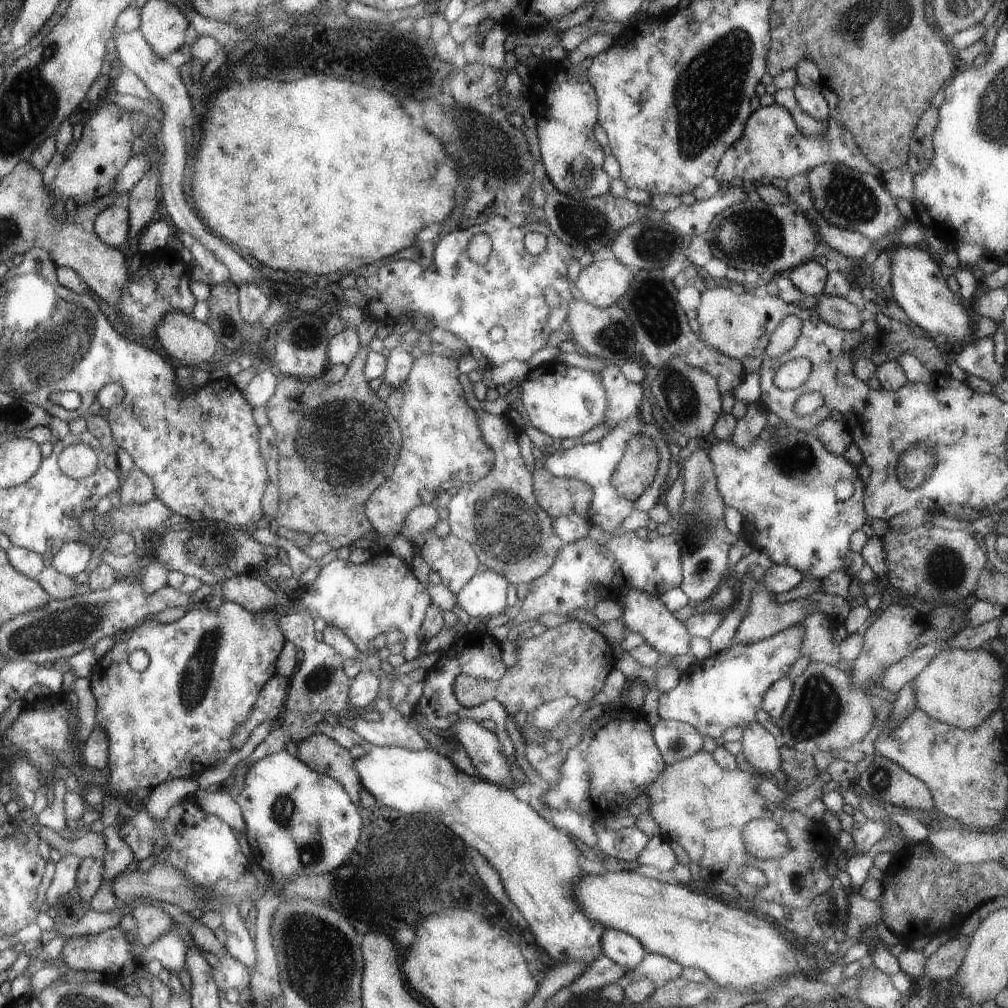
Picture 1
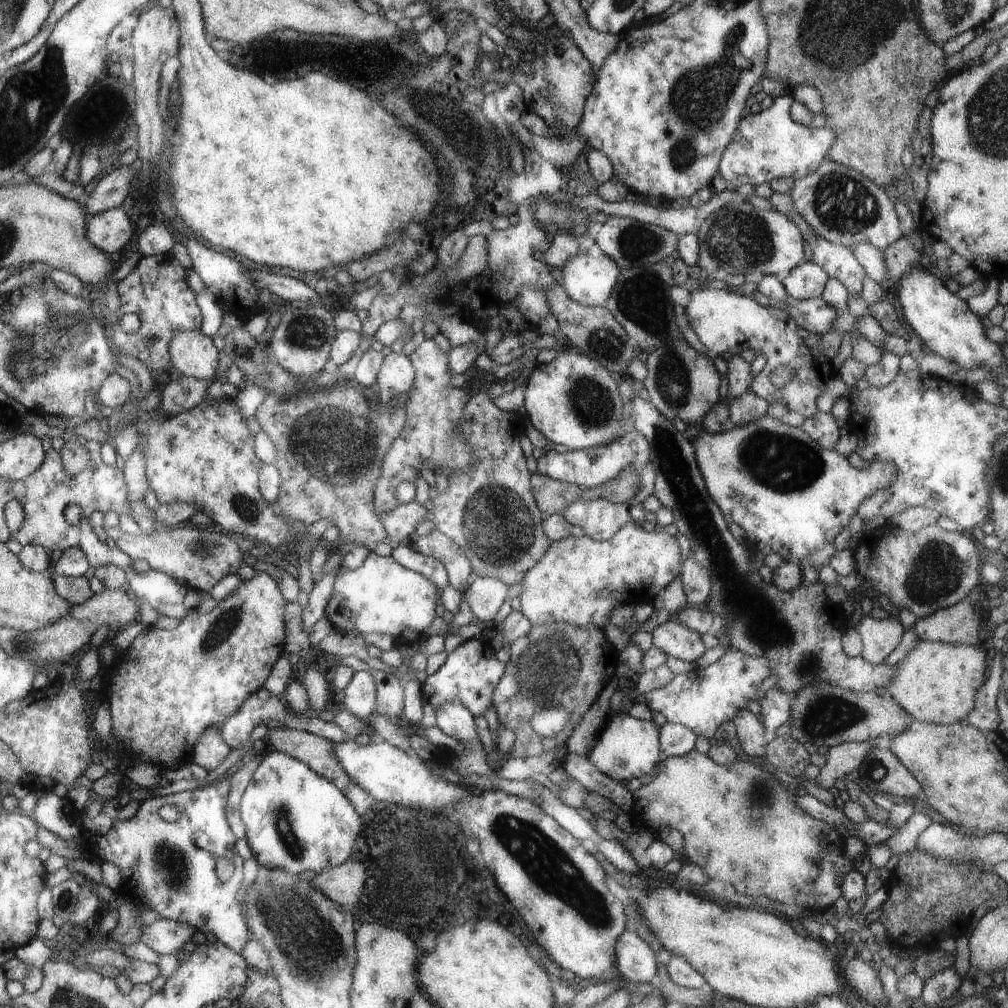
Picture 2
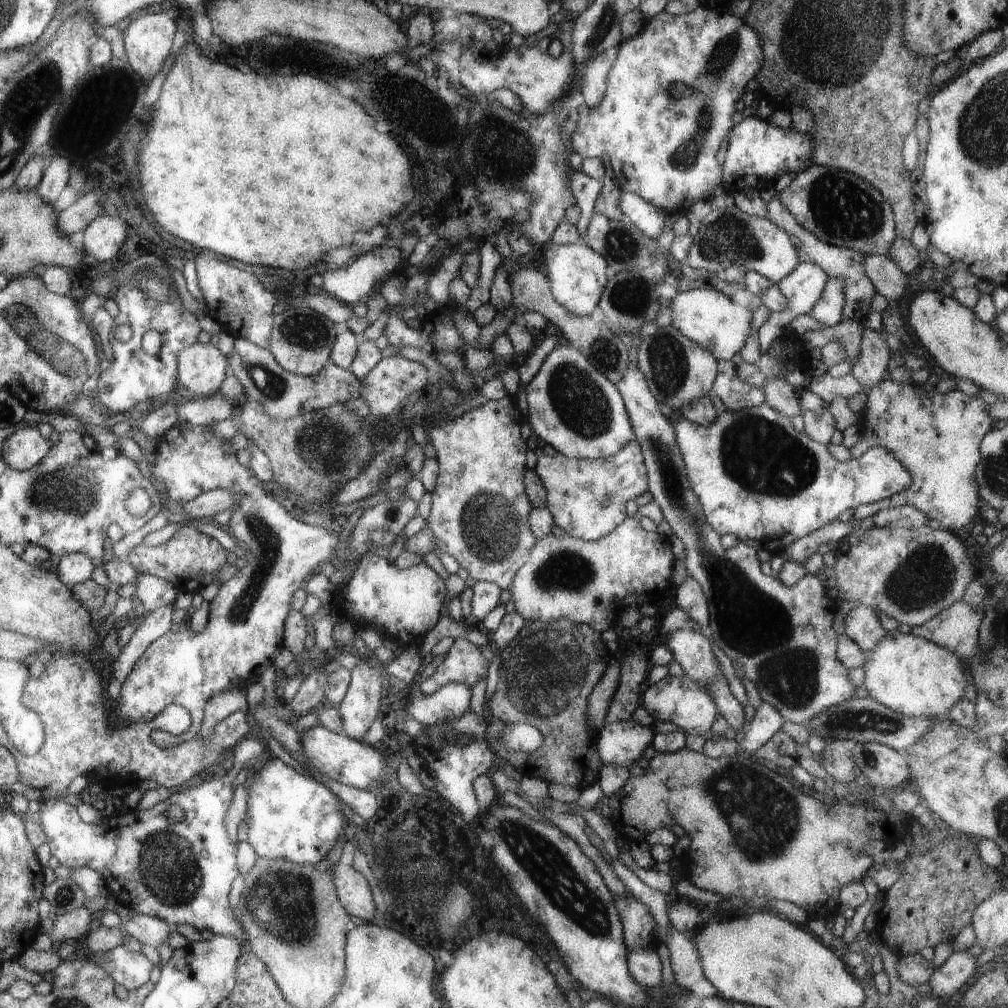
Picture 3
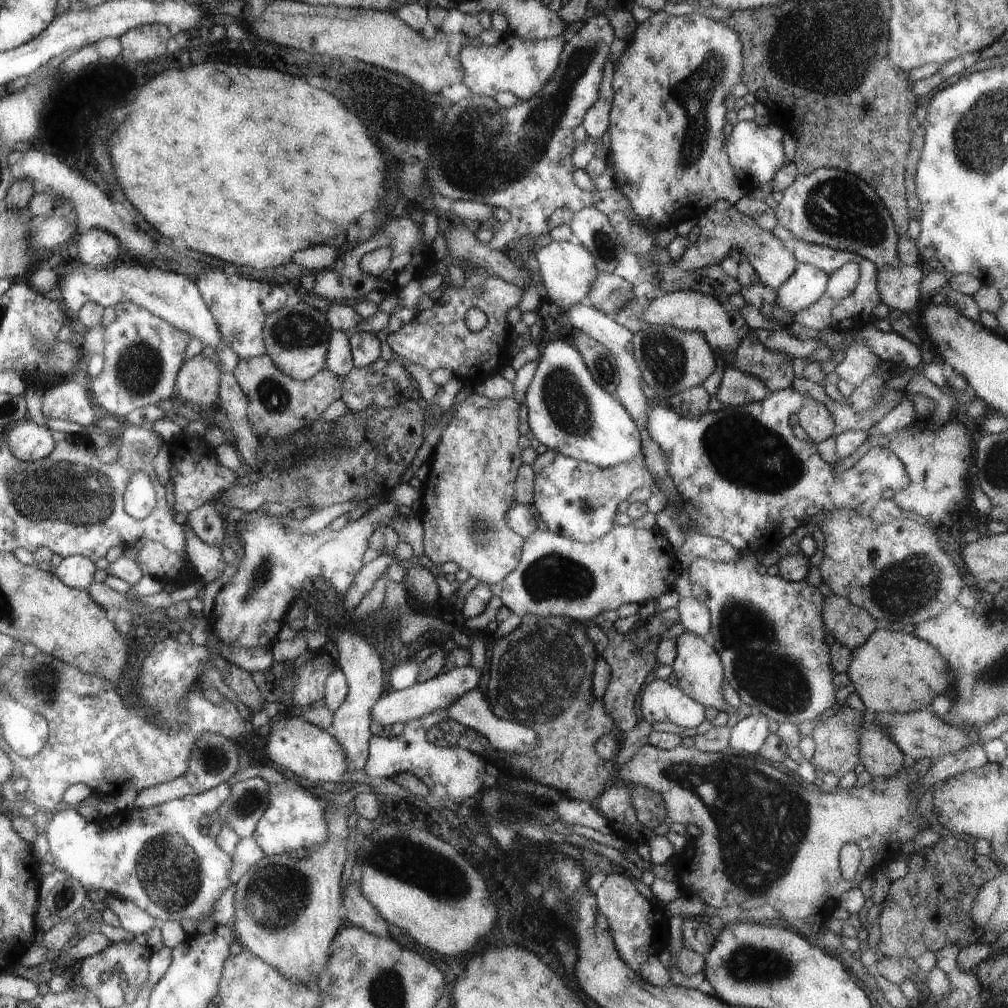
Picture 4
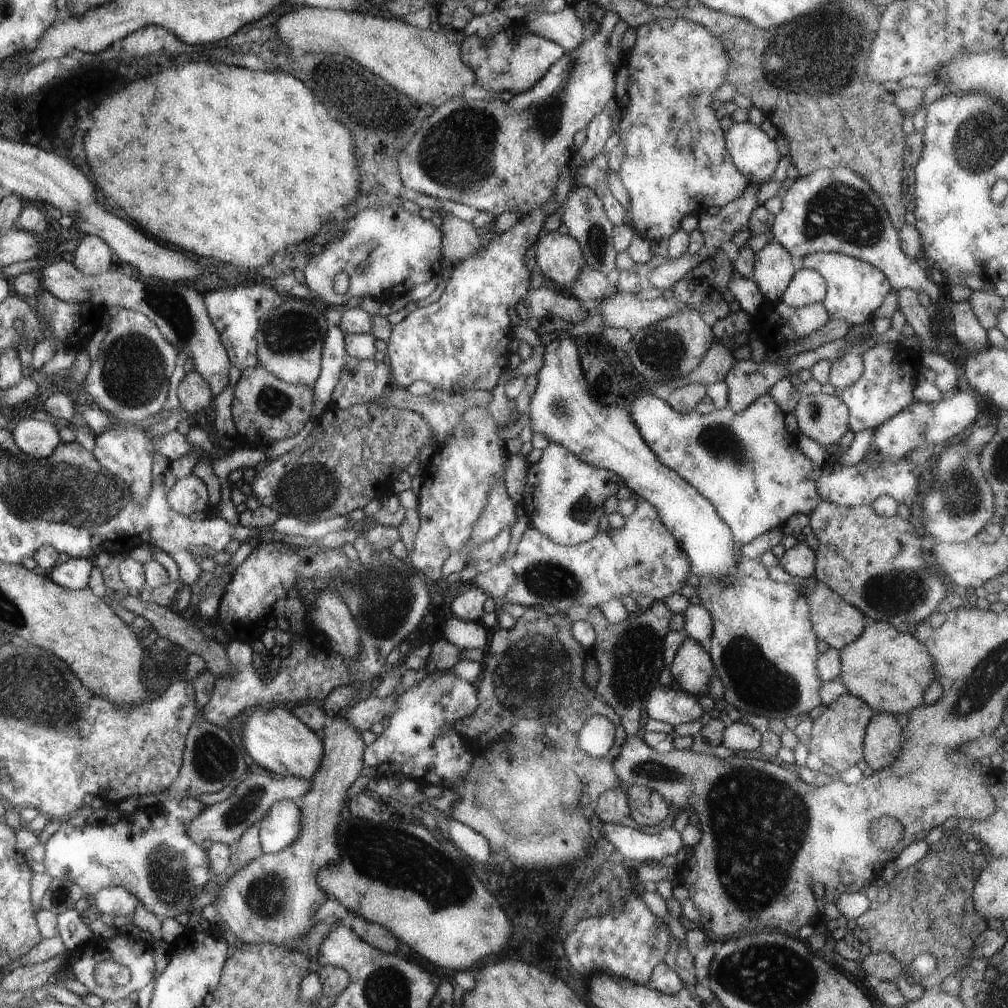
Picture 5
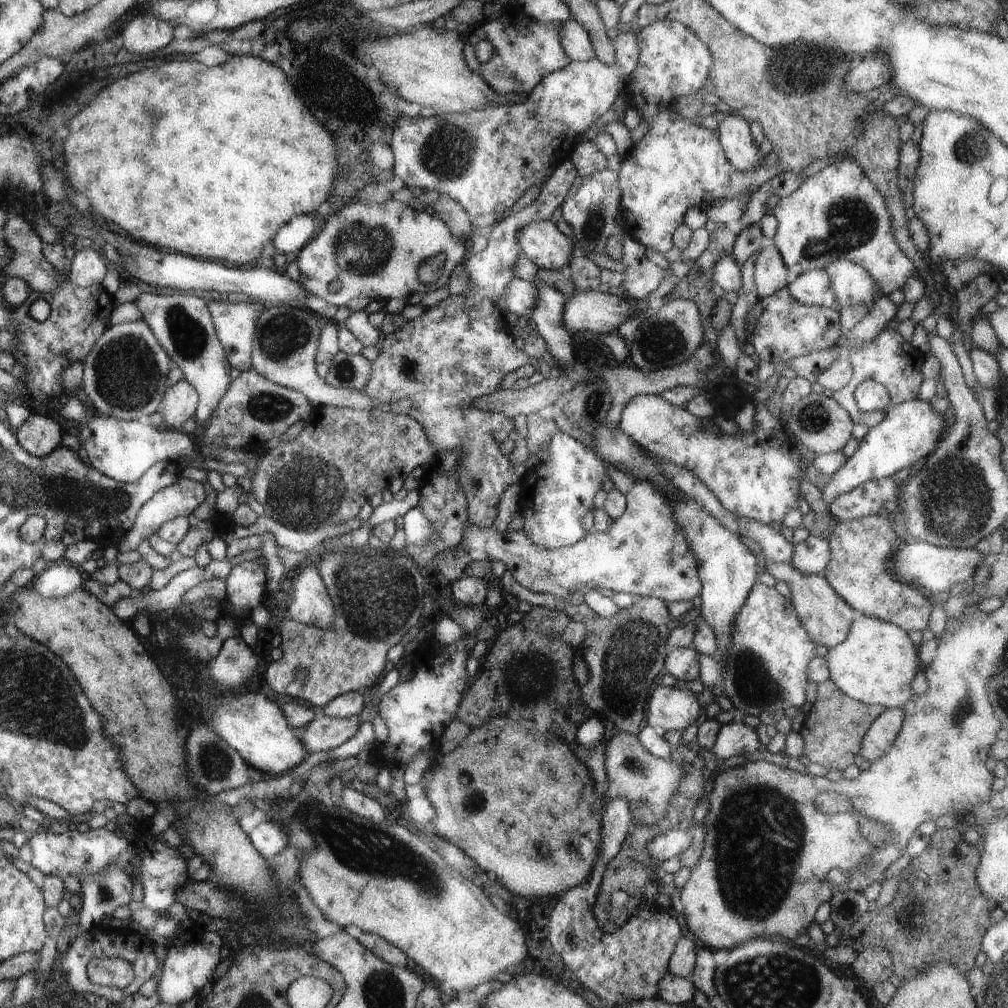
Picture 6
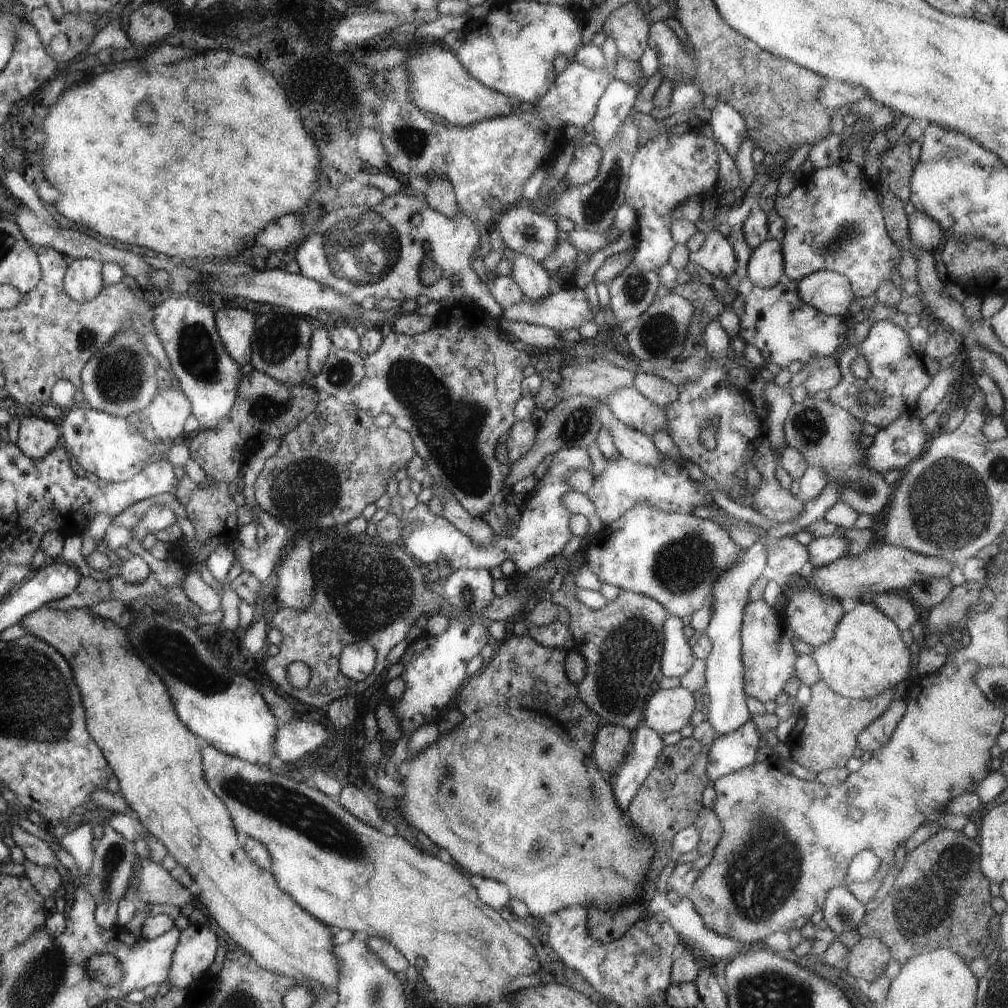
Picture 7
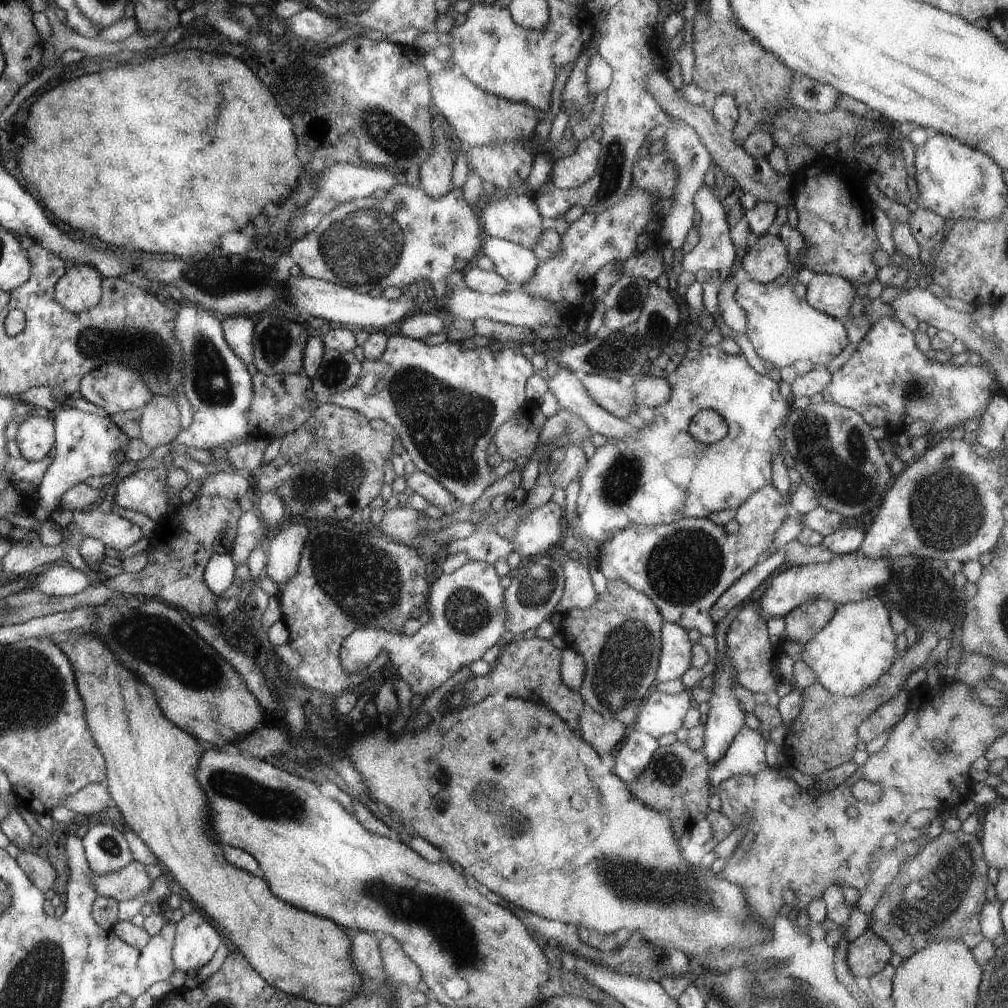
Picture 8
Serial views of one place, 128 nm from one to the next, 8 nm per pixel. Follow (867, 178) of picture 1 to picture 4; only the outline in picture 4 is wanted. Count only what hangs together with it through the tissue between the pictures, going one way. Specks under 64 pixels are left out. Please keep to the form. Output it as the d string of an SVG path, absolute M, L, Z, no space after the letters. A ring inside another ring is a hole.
M820 167L810 174L797 175L792 184L777 196L777 202L774 210L776 224L784 228L785 232L788 230L795 240L857 254L869 260L877 269L885 266L891 266L891 268L901 266L897 256L898 235L885 206L873 188L863 180L854 177L853 174L835 168Z

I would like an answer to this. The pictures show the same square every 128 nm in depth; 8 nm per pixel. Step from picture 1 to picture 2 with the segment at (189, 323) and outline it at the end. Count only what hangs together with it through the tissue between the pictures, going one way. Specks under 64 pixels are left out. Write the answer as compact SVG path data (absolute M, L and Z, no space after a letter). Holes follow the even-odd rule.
M198 330L177 332L167 346L170 373L195 380L209 380L216 375L219 350L213 346L212 338L202 336Z

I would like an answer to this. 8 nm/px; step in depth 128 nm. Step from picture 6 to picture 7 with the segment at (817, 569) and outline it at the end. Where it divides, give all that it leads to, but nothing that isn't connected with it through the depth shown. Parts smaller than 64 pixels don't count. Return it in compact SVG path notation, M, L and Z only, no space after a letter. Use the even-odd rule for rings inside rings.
M841 532L830 537L817 537L804 546L808 554L805 566L817 568L832 563L846 552L846 540Z

